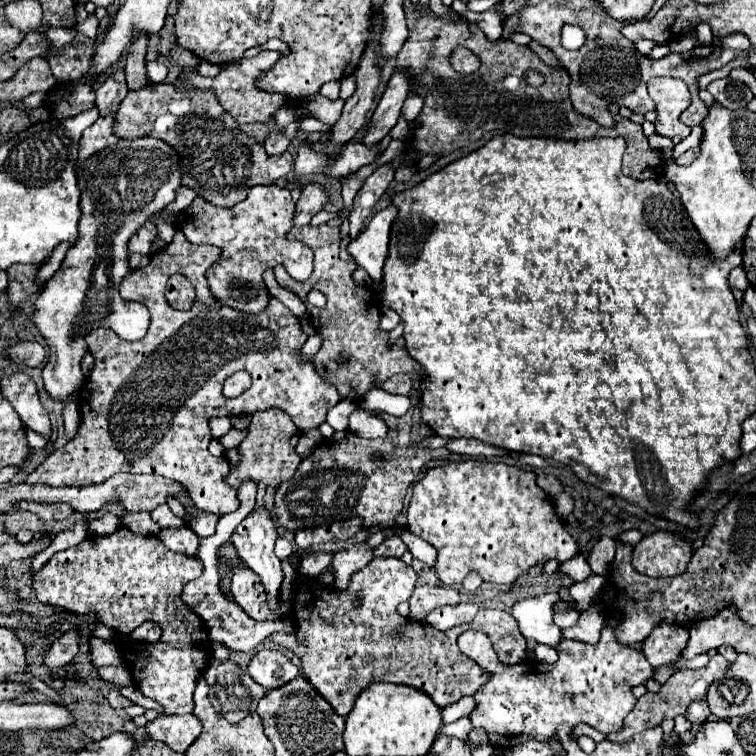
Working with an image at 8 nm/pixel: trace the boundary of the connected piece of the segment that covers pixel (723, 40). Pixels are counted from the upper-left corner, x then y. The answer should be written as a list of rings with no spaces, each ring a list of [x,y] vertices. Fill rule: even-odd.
[[[740,33],[719,37],[718,40],[720,41],[722,47],[733,50],[745,50],[751,45],[749,39]]]

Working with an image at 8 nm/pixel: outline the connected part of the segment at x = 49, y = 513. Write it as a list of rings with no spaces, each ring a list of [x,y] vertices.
[[[39,503],[37,505],[37,515],[43,517],[45,521],[63,521],[71,513],[73,513],[73,509],[69,509],[69,505],[63,505],[63,503],[51,503],[51,505]]]

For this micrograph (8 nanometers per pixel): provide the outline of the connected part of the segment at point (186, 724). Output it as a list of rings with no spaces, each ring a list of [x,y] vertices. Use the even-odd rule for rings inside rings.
[[[159,715],[145,725],[147,735],[165,743],[175,753],[185,753],[189,745],[199,737],[201,723],[193,715]]]

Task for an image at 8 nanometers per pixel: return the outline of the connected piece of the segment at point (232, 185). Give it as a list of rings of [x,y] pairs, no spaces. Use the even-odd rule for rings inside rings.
[[[173,83],[131,91],[119,105],[113,127],[117,137],[129,141],[149,135],[165,137],[183,161],[183,185],[215,207],[233,207],[247,197],[251,187],[273,185],[291,171],[293,163],[289,151],[269,157],[255,137],[239,129],[239,123],[219,105],[211,91],[179,91]]]

